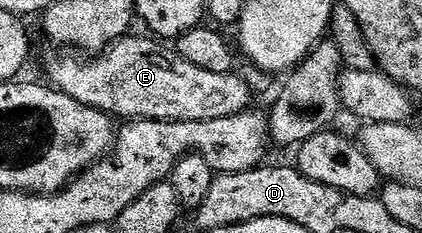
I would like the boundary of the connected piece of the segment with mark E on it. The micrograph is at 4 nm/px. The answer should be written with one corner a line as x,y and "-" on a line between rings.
125,36
95,57
56,52
48,62
48,78
55,89
103,114
120,120
149,118
159,122
205,122
238,116
253,105
252,90
236,72
210,72
192,64
175,49
167,50
155,37

